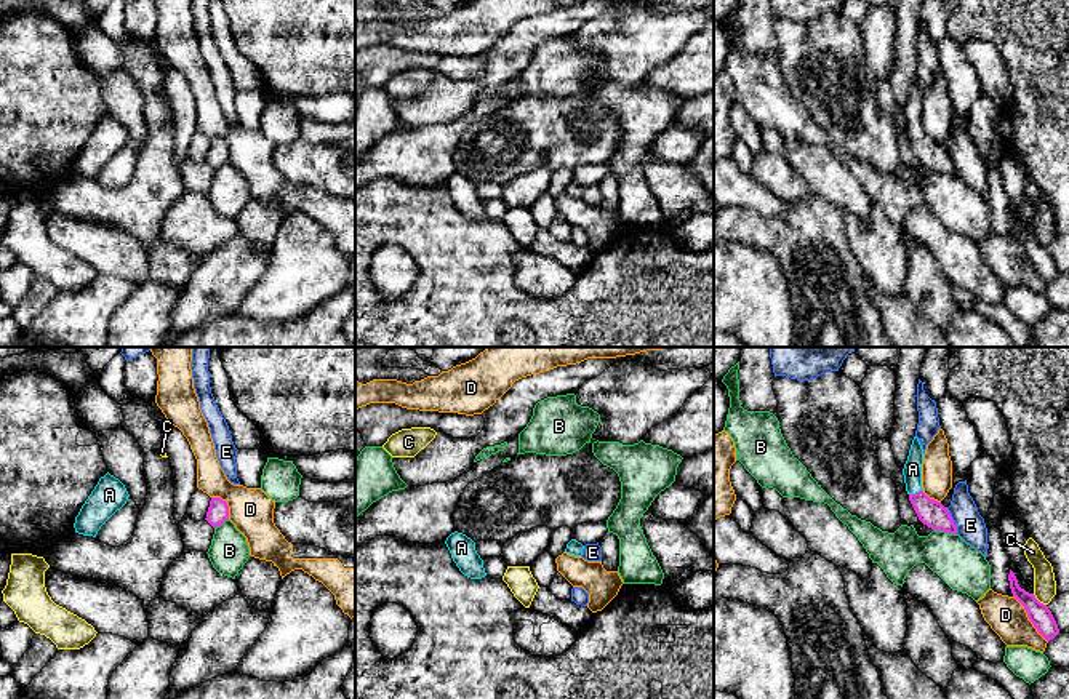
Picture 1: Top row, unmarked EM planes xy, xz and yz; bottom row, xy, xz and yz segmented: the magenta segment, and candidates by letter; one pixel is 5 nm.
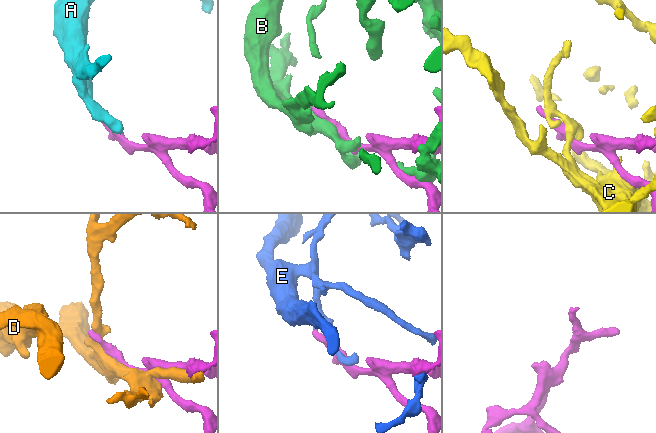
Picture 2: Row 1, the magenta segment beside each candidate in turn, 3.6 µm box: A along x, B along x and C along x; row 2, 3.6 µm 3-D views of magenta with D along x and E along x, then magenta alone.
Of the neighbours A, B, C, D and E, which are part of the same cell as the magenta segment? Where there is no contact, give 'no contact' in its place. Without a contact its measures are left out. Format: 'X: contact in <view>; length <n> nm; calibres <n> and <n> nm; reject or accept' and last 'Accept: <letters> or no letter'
A: contact in yz; length 80 nm; calibres 140 and 100 nm; accept
B: contact in yz; length 120 nm; calibres 140 and 220 nm; reject
C: contact in yz; length 90 nm; calibres 110 and 110 nm; reject
D: contact in yz; length 300 nm; calibres 110 and 190 nm; reject
E: contact in yz; length 150 nm; calibres 140 and 140 nm; reject
Accept: A

